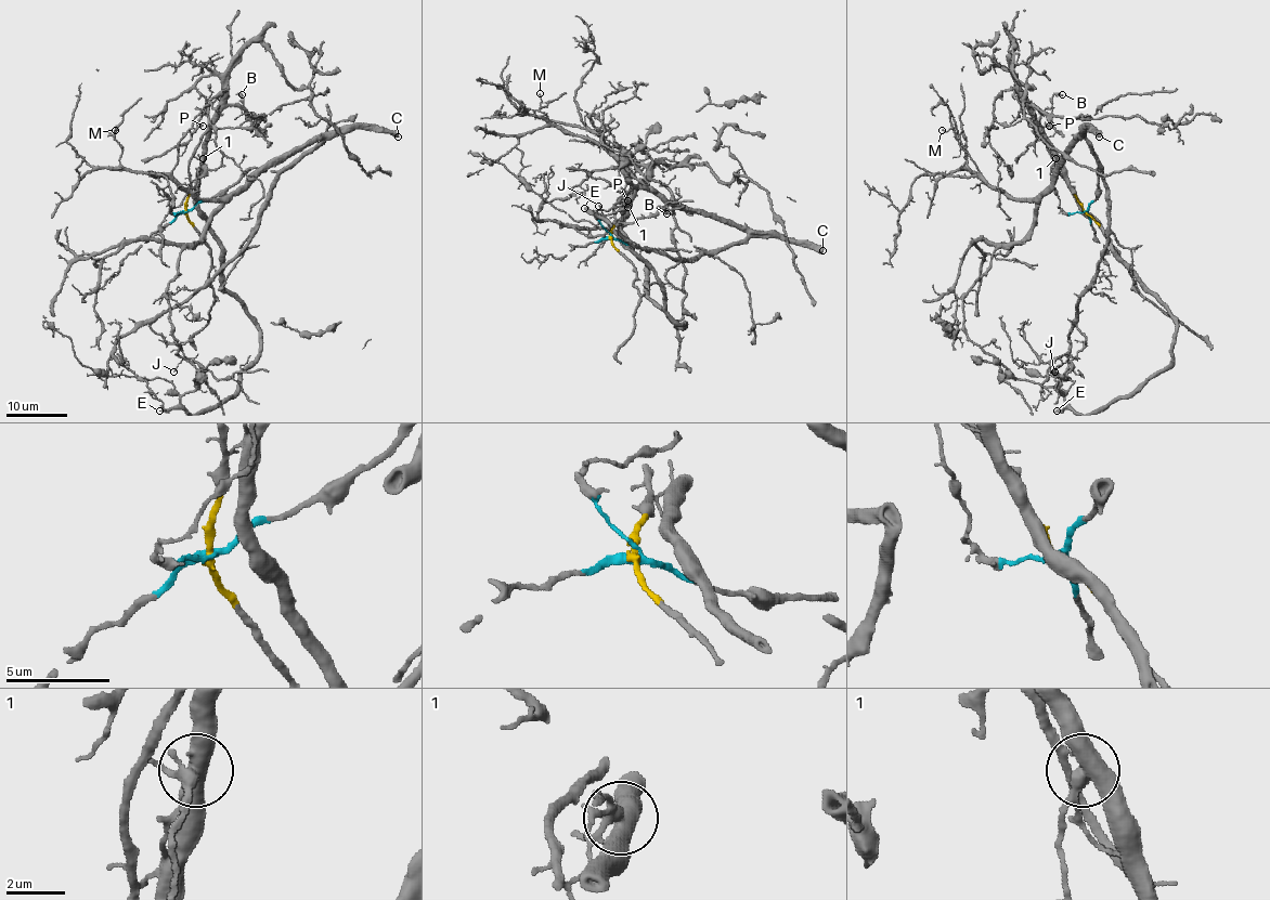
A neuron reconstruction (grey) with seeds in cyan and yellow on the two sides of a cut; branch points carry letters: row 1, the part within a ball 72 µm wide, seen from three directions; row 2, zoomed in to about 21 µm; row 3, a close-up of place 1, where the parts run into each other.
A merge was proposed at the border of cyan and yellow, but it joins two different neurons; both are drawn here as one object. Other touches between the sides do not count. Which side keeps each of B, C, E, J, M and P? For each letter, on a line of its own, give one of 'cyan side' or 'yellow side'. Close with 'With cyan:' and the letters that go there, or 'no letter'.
B: yellow side
C: cyan side
E: yellow side
J: cyan side
M: cyan side
P: yellow side
With cyan: C, J, M

